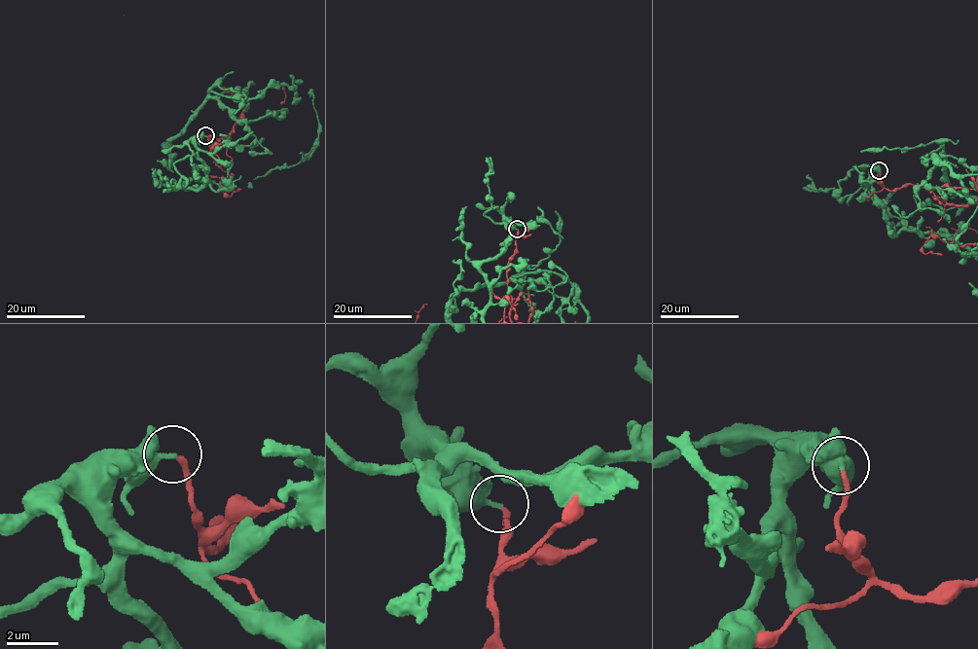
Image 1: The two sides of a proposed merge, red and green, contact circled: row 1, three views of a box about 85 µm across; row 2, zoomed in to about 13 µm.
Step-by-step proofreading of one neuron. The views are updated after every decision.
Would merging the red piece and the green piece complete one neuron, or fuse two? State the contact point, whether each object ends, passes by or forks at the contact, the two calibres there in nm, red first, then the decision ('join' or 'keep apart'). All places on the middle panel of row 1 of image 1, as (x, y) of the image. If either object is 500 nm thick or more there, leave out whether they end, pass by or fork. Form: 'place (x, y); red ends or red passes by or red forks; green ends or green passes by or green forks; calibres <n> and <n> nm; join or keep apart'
place (517, 229); red ends; green ends; calibres 190 and 320 nm; keep apart

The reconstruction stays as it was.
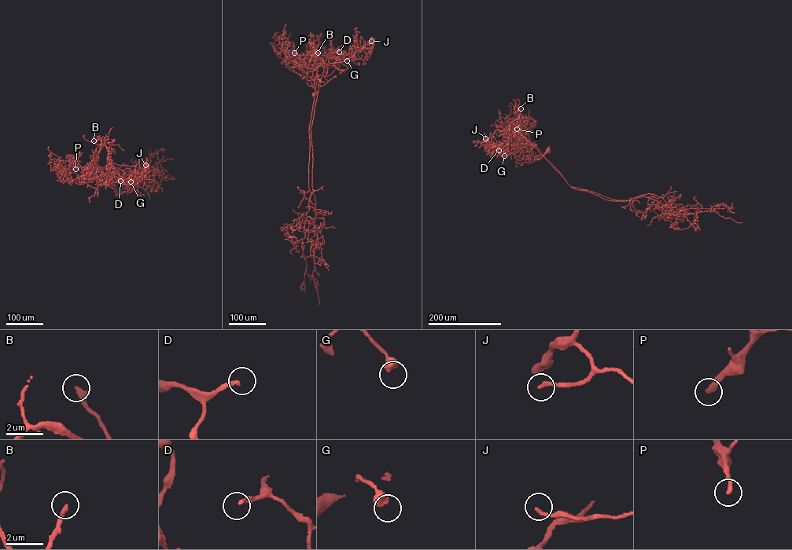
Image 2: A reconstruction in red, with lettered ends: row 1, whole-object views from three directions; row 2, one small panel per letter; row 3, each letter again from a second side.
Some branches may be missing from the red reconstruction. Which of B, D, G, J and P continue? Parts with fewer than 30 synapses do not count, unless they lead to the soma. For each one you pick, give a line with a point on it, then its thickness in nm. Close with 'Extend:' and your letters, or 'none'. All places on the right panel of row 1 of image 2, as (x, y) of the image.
D: Place: (499, 150). Thickness 190 nm
P: Place: (517, 129). Thickness 240 nm
Extend: D, P

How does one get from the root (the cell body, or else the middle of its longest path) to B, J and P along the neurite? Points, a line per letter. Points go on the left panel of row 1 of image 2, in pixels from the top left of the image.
B: (107, 169), (110, 171), (105, 188), (107, 170), (97, 164), (97, 155), (101, 147), (93, 141)
J: (107, 169), (110, 171), (105, 188), (108, 167), (110, 183), (130, 182), (136, 174), (143, 176), (145, 165)
P: (107, 169), (110, 171), (105, 188), (107, 170), (98, 166), (75, 169)

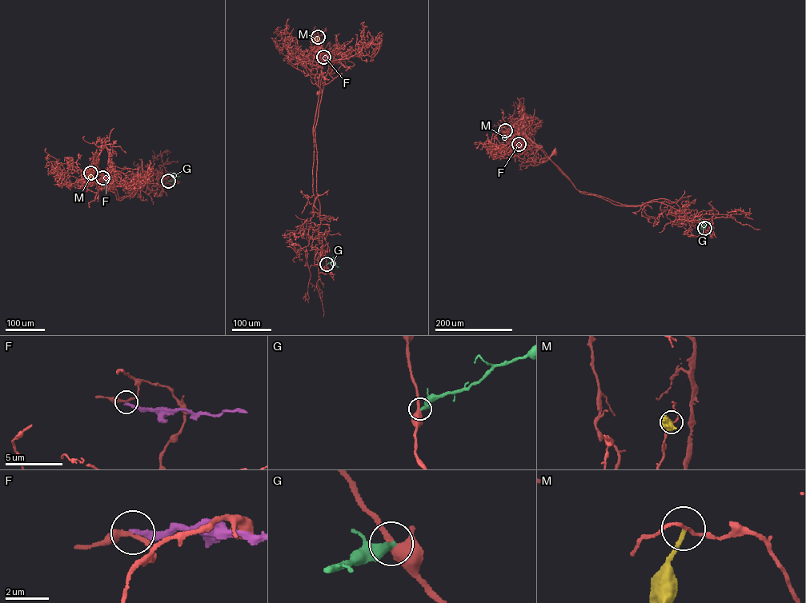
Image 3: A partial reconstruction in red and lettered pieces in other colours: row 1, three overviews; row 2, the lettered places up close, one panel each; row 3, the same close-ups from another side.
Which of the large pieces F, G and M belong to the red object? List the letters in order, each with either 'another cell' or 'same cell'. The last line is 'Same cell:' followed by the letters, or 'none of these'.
F: another cell
G: another cell
M: another cell
Same cell: none of these

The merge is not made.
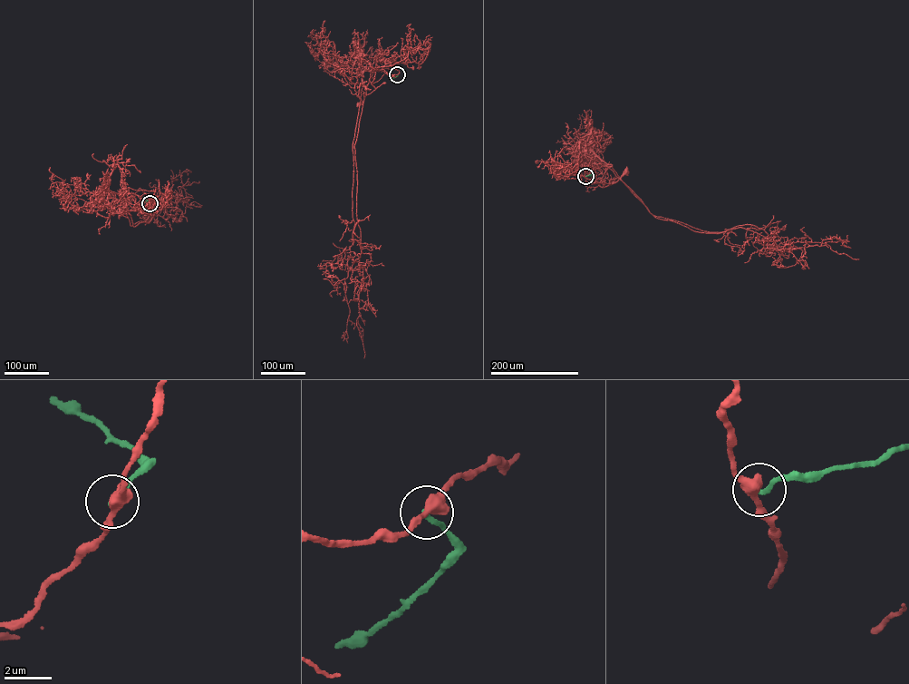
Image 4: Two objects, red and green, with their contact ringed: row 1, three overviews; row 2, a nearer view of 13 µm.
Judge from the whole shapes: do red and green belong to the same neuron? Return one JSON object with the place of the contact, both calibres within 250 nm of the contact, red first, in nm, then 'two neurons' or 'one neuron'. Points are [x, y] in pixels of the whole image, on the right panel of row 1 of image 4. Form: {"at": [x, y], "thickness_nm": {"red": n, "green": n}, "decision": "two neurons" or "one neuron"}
{"at": [585, 176], "thickness_nm": {"red": 440, "green": 200}, "decision": "two neurons"}

